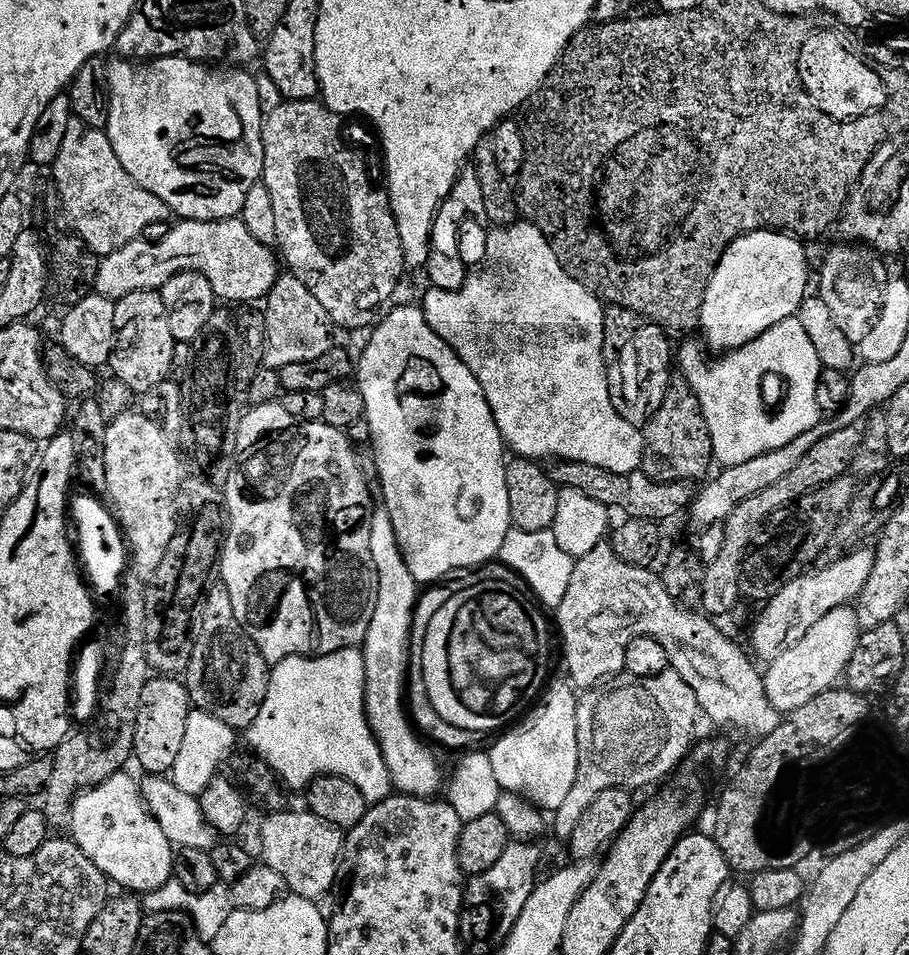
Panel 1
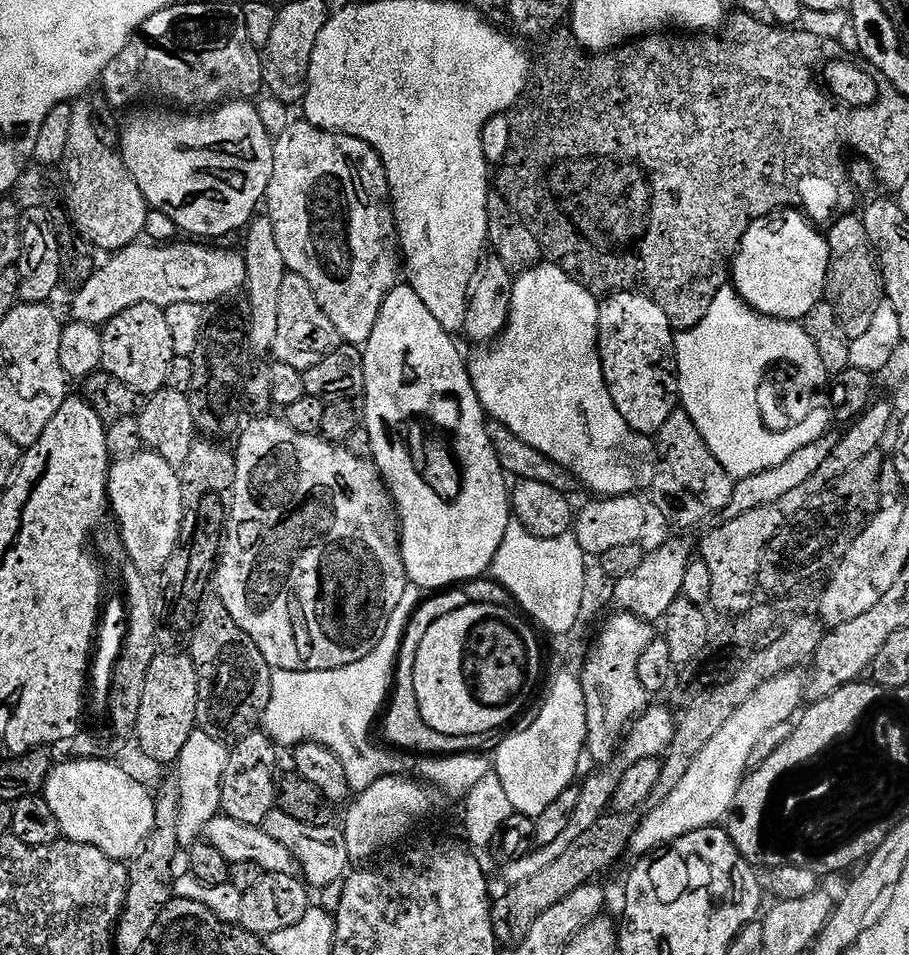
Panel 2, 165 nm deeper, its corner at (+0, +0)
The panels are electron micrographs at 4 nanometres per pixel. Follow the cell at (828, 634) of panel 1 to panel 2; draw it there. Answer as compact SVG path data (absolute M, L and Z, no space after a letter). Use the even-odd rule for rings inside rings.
M796 670L783 672L770 678L770 682L762 682L762 686L758 686L758 690L754 690L754 694L746 698L734 714L730 714L726 726L722 726L722 730L702 746L698 758L690 762L690 770L682 774L682 782L678 782L668 796L656 802L660 804L653 803L643 813L644 820L642 816L628 843L628 852L634 854L633 857L649 855L694 830L719 825L727 817L736 801L738 786L749 771L751 751L759 745L763 735L785 727L801 711L806 698L806 680L800 674Z

